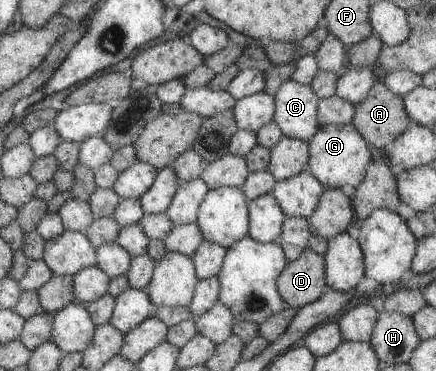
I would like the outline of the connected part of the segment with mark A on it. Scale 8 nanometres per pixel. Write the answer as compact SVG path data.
M376 80L367 96L354 105L349 123L369 146L381 149L386 149L411 125L403 108L402 97L389 92L383 83Z

